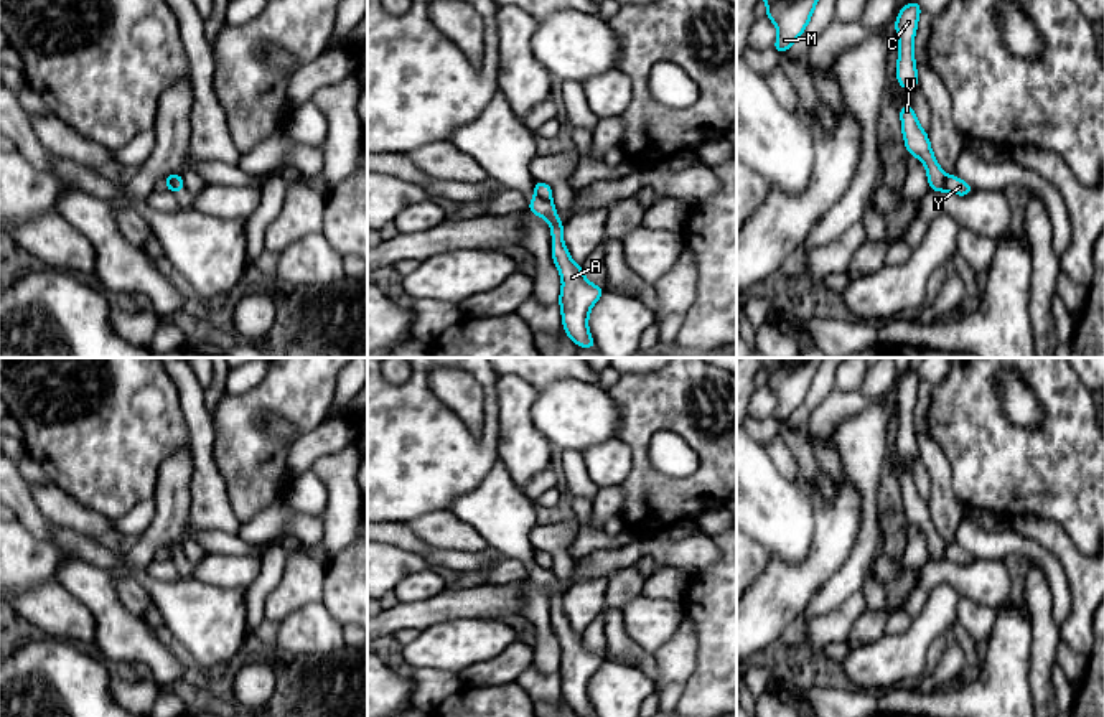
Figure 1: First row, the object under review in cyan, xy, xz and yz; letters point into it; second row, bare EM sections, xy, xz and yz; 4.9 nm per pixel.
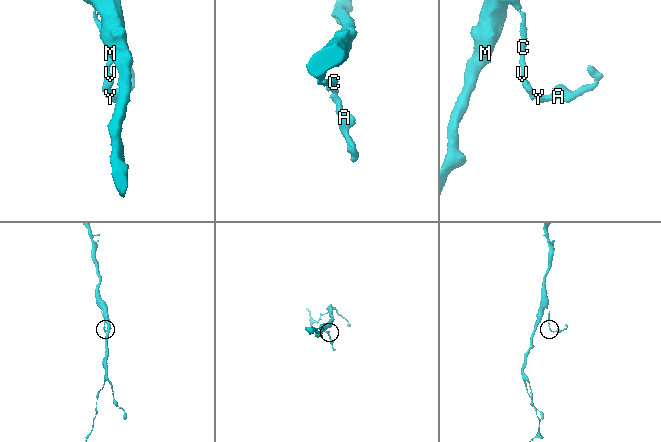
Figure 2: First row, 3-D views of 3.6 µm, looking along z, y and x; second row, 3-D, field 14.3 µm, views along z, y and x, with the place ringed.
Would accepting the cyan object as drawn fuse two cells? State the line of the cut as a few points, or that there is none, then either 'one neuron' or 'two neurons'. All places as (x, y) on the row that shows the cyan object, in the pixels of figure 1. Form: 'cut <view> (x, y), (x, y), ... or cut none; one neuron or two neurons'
cut xz (536, 195), (551, 200); two neurons

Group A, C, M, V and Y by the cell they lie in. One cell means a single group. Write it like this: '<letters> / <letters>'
A Y / C M V

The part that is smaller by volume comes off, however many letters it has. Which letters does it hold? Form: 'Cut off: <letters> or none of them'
Cut off: A, Y

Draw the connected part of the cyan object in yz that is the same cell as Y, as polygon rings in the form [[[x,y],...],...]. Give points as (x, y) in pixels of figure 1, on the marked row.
[[[951,175],[946,176],[944,191],[954,193],[957,196],[966,196],[966,194],[972,194],[975,190],[966,181],[962,181],[959,176]]]

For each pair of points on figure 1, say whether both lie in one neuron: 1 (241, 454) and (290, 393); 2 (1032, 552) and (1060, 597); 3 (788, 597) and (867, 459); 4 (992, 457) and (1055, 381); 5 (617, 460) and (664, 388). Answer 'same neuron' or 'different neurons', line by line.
1: same neuron
2: same neuron
3: different neurons
4: same neuron
5: different neurons

